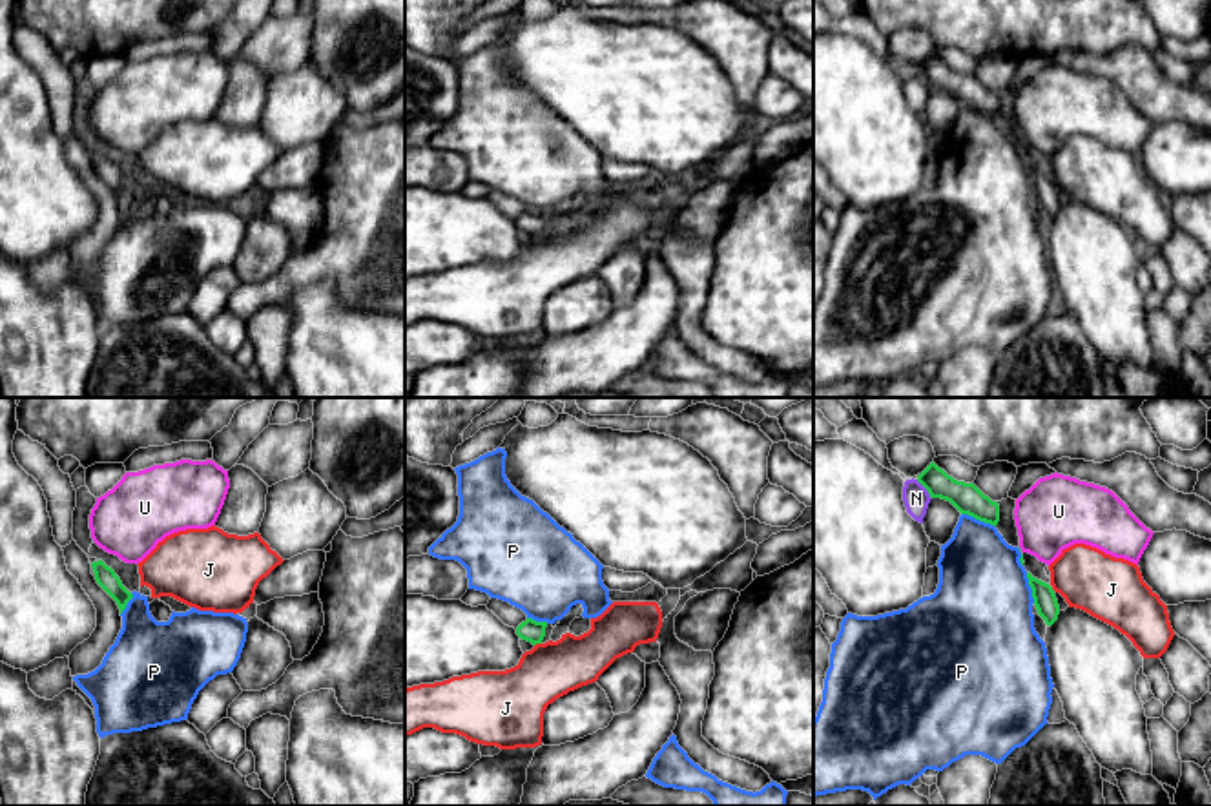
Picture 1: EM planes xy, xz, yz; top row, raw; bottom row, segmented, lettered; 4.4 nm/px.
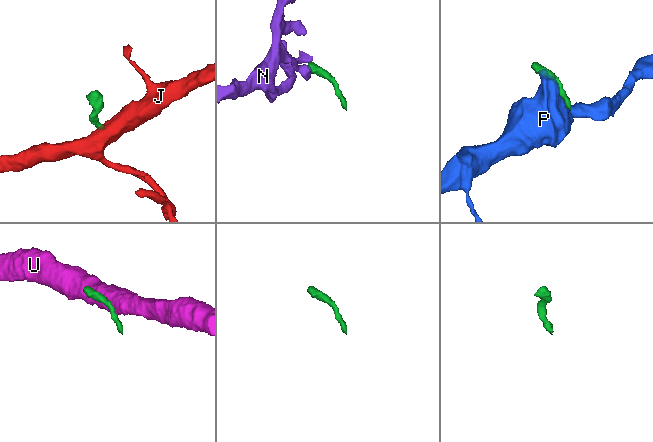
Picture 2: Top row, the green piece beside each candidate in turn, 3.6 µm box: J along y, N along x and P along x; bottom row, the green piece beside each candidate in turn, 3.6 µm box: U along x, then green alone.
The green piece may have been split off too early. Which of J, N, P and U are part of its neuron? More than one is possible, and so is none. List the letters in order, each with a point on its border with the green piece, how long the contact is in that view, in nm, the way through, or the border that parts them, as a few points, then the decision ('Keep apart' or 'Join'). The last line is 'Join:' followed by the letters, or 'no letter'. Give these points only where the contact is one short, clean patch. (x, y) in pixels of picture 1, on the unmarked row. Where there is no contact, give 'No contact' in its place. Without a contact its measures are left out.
J: Touches green at xz (537, 234). Shared border 40 nm. Boundary: xz (540, 234), (535, 237). Keep apart
N: Touches green at yz (925, 79). Shared border 110 nm. Boundary: yz (916, 72), (931, 90). Keep apart
P: Touches green at yz (978, 110). Shared border 170 nm. Keep apart
U: Touches green at yz (1020, 141). Shared border 30 nm. Boundary: yz (1018, 139), (1022, 143). Keep apart
Join: no letter

